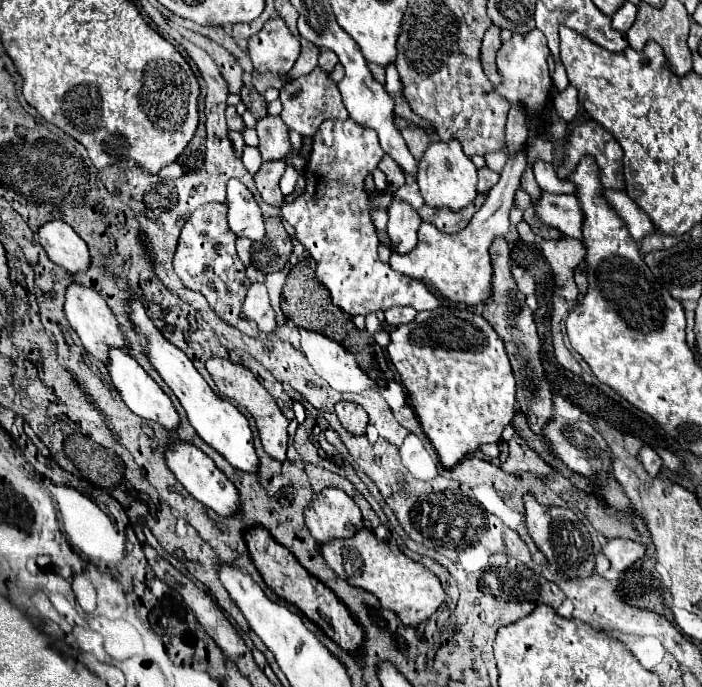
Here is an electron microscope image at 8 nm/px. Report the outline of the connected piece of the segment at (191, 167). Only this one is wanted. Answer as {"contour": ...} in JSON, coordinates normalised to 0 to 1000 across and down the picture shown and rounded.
{"contour":[[[271,205],[268,214],[256,223],[256,229],[251,234],[259,243],[259,249],[279,249],[282,243],[288,243],[291,223],[293,223],[293,214],[288,214],[285,208]]]}

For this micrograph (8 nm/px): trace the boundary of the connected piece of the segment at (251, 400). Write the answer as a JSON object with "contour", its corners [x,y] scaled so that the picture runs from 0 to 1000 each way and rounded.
{"contour":[[[302,520],[293,525],[293,537],[299,543],[299,549],[305,552],[311,569],[316,578],[322,581],[330,581],[336,584],[339,590],[350,592],[353,601],[362,607],[365,613],[365,622],[368,622],[368,630],[370,630],[370,639],[373,639],[373,651],[376,656],[387,665],[387,668],[407,668],[407,648],[410,648],[410,630],[407,630],[407,622],[410,622],[410,610],[402,604],[402,598],[396,595],[393,584],[387,581],[387,575],[365,555],[365,549],[359,546],[356,537],[350,537],[348,531],[339,531],[339,528],[330,528],[325,523],[313,523],[313,520]]]}

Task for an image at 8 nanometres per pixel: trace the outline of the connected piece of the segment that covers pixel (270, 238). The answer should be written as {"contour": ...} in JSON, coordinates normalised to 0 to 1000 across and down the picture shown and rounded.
{"contour":[[[399,316],[379,319],[379,345],[359,354],[359,386],[376,400],[405,392],[416,371],[413,342],[407,339]]]}

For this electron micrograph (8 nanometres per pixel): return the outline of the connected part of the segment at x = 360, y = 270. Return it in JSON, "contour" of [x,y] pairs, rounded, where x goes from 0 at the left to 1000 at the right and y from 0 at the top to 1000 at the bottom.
{"contour":[[[464,173],[447,197],[444,220],[433,246],[433,281],[416,295],[402,298],[402,316],[419,330],[422,348],[450,380],[450,406],[470,424],[473,441],[501,461],[521,461],[524,456],[575,444],[587,444],[593,453],[624,447],[624,435],[615,424],[610,426],[610,418],[601,409],[558,394],[556,386],[547,386],[538,377],[538,342],[530,307],[553,307],[556,290],[573,290],[584,295],[590,307],[604,298],[593,261],[578,263],[561,284],[521,278],[519,261],[536,246],[544,229],[547,220],[541,217],[533,188],[513,185],[501,173]]]}

